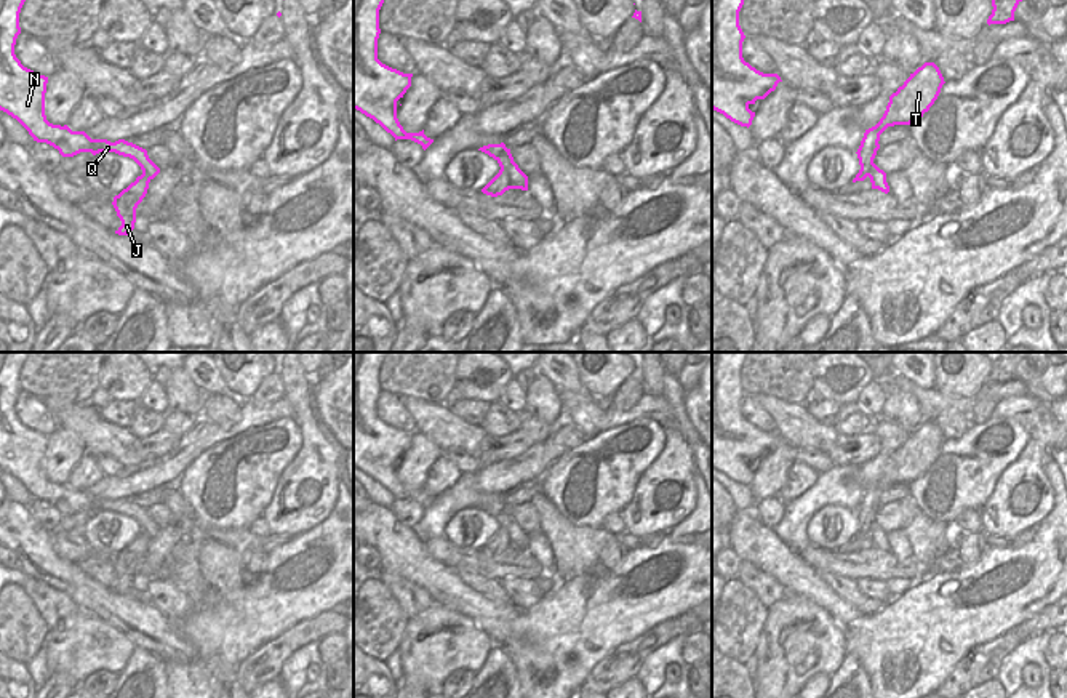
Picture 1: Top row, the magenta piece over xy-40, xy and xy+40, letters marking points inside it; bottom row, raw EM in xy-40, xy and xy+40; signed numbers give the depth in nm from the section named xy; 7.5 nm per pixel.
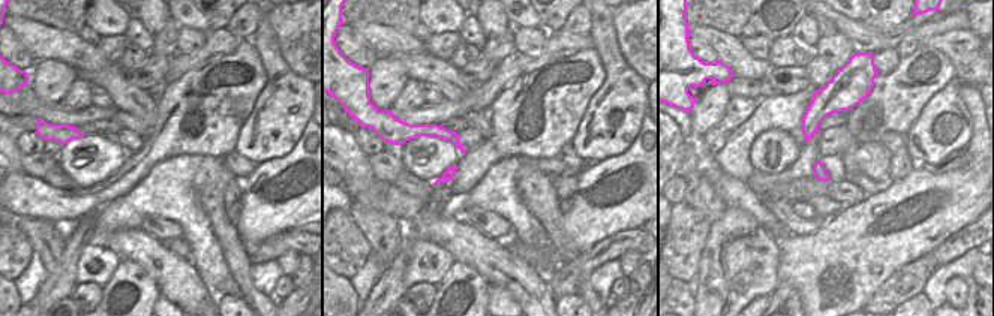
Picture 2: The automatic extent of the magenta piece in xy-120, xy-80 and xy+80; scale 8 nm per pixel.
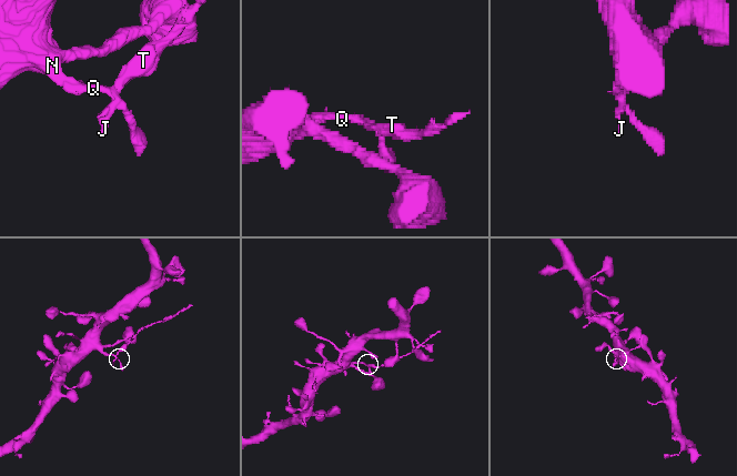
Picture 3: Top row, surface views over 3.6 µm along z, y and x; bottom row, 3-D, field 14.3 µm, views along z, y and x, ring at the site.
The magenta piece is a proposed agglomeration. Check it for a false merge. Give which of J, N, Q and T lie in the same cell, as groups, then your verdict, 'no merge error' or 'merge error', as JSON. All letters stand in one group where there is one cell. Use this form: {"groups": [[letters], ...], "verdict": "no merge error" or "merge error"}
{"groups": [["J", "T"], ["N", "Q"]], "verdict": "merge error"}

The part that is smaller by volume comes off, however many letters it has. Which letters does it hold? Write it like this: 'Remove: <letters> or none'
Remove: J, T

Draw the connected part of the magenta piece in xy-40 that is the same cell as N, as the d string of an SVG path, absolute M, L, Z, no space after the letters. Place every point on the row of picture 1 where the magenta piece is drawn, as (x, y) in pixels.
M0 0L0 110L16 118L37 142L46 142L62 157L80 152L115 152L133 158L149 179L160 168L149 158L147 150L118 139L91 139L85 131L72 131L67 125L53 125L45 115L45 93L48 77L21 64L14 54L16 38L21 34L19 13L26 0Z

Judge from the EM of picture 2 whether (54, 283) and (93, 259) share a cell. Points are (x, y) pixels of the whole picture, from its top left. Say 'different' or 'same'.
different

